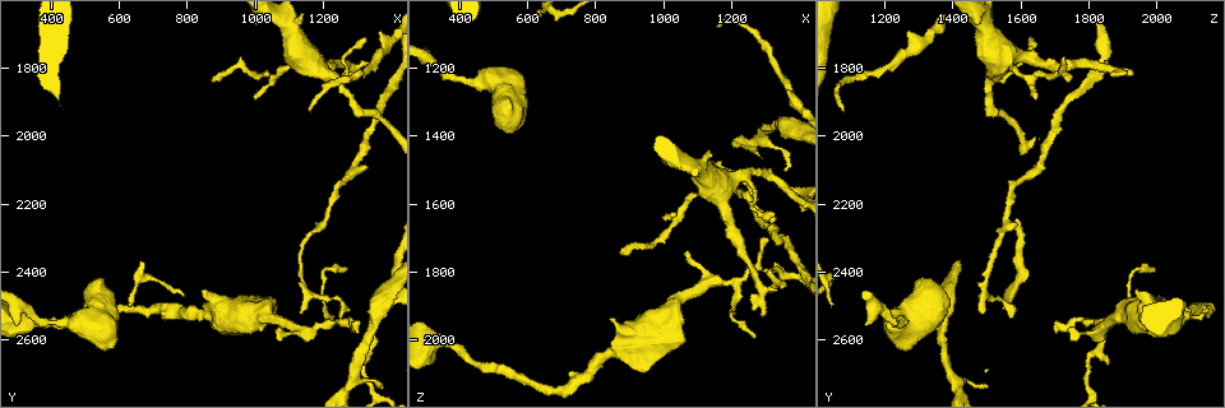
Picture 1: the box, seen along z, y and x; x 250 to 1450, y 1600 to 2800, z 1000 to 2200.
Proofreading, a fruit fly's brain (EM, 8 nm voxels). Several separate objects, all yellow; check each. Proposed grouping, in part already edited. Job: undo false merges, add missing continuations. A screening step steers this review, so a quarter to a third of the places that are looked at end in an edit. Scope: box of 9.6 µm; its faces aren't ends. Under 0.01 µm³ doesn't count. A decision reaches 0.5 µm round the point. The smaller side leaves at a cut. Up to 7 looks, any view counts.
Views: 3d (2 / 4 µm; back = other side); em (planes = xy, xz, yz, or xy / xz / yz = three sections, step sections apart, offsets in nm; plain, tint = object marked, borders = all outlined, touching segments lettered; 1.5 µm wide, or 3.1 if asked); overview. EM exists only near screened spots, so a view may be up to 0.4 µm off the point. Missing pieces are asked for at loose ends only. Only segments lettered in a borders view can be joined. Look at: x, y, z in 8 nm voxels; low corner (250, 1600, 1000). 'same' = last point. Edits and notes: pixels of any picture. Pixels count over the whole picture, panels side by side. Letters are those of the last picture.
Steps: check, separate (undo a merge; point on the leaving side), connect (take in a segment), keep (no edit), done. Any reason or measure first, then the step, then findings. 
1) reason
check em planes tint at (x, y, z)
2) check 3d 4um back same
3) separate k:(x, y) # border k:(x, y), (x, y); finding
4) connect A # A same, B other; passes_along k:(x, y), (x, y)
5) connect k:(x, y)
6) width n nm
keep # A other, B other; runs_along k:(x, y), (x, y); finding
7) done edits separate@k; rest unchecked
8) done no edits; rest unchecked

tapers out
check em planes borders at (880, 1840, 1740)

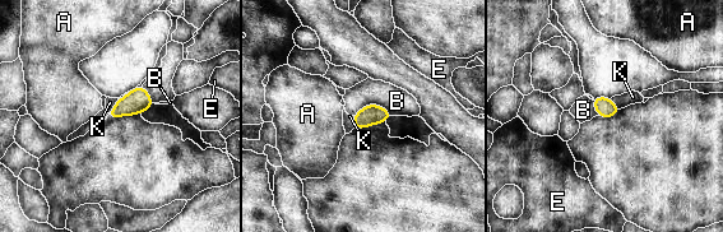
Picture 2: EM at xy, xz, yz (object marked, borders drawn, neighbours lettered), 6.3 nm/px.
keep # A other, B other, E other, K other; border 2:(392, 114), (365, 105), (353, 116); no lettered segment goes on from it

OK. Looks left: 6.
thick turns thin
check em planes borders at (400, 2550, 1240)

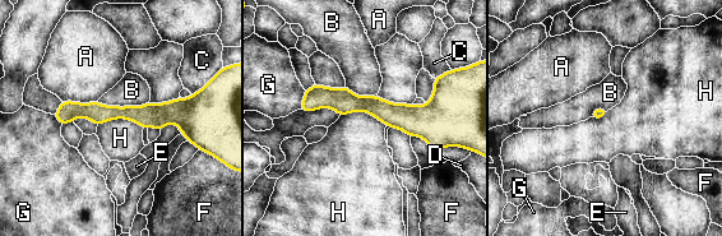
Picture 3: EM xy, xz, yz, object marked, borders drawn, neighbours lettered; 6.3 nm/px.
width 70 nm
keep # A other, B other, C other, D other, E other, F other, G other, H other; border 3:(339, 115), (365, 111), (385, 126); continuous, no second cell

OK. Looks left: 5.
check em planes borders at (1310, 2550, 1700)

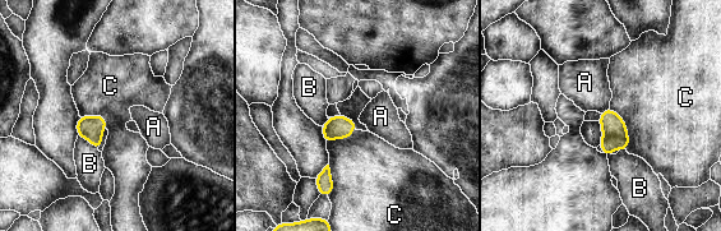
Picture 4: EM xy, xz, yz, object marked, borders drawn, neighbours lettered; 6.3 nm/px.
keep # A other, B other, C other; border 4:(609, 107), (600, 112); none of them fits

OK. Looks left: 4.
done no edits; rest unchecked

